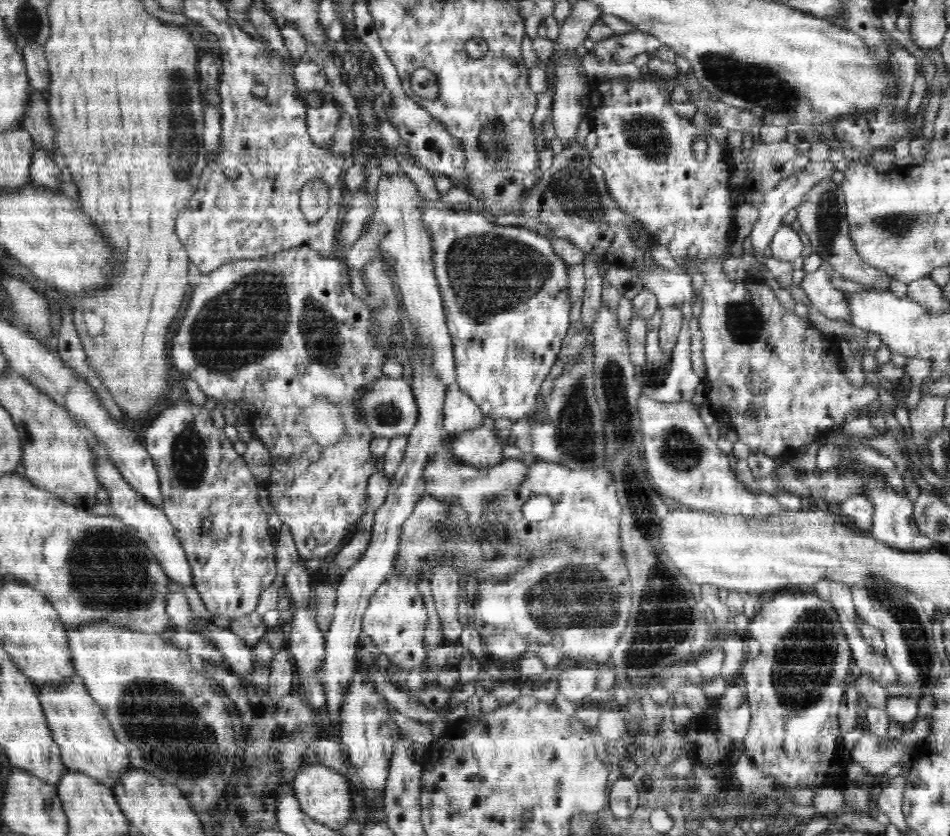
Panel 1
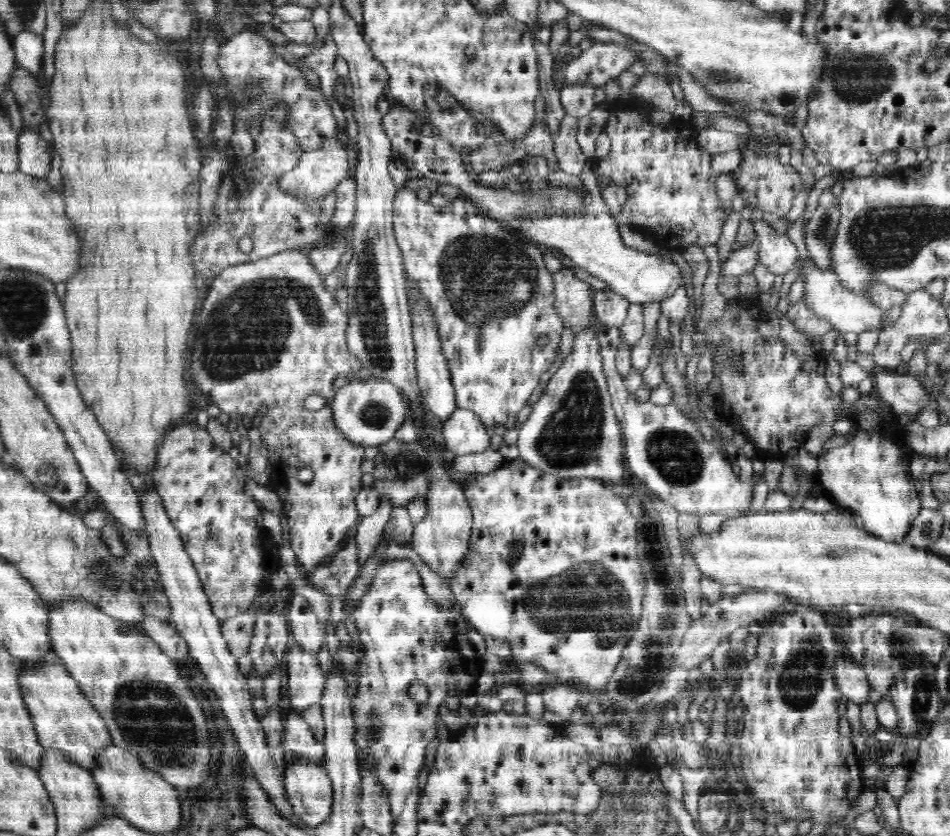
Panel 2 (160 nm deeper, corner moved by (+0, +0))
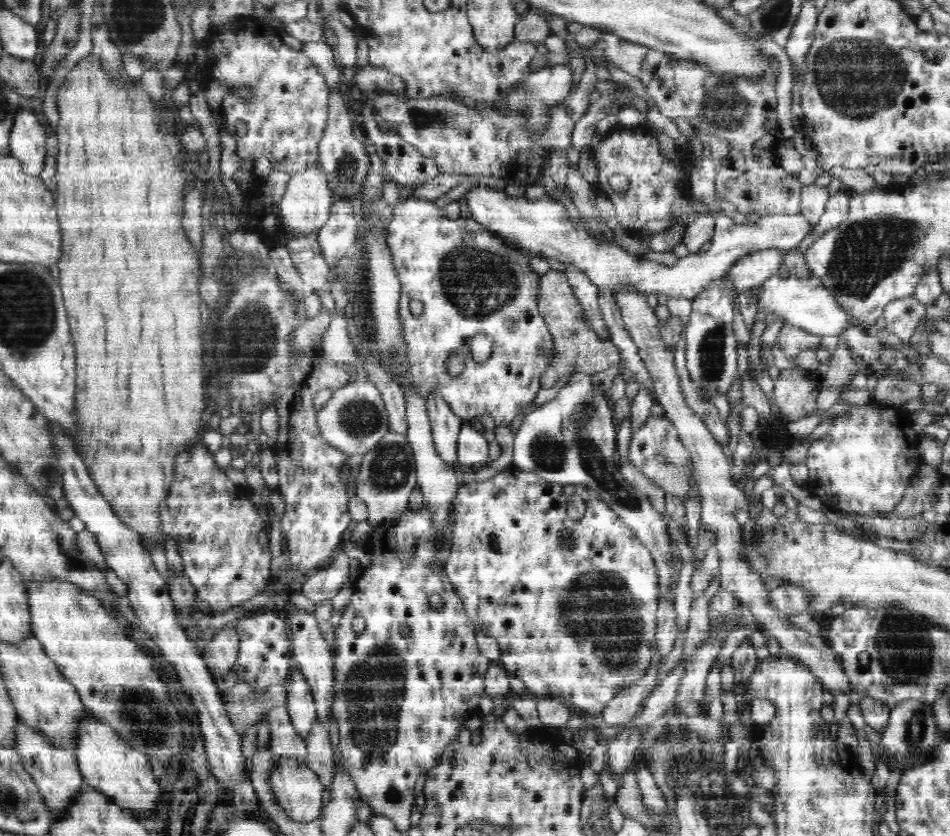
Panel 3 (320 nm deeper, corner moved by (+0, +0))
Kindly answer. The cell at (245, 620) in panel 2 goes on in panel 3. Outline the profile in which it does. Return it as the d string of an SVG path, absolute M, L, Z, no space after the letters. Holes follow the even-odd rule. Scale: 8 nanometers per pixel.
M228 622L227 626L206 644L206 650L201 655L213 679L223 678L234 666L240 654L239 638L236 623Z

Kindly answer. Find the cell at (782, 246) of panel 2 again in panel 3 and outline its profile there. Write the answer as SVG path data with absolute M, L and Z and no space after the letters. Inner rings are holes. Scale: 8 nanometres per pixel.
M766 248L738 259L728 270L726 276L730 279L734 291L748 292L753 287L761 286L772 276L778 275L785 261L782 260L780 248Z

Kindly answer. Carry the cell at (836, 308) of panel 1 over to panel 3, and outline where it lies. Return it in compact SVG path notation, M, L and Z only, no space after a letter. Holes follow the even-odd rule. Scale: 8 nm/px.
M792 324L783 325L776 337L778 348L780 348L788 360L793 363L796 360L796 356L798 356L802 350L819 348L821 340L822 336L818 336L812 332L806 332L803 328L796 328L795 325Z

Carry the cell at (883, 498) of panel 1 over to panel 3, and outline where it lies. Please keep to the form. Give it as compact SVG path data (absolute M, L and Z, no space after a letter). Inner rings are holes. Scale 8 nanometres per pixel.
M869 403L852 405L846 414L833 419L828 433L808 449L809 479L804 487L820 498L826 509L870 516L892 514L922 464L917 449L922 435L914 431L910 412L902 406Z

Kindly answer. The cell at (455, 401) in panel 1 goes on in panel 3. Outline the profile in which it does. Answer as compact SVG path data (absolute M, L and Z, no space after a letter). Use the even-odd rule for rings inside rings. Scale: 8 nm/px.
M464 422L457 434L457 459L463 468L474 469L490 465L488 457L488 441L482 435L482 429L471 422Z

